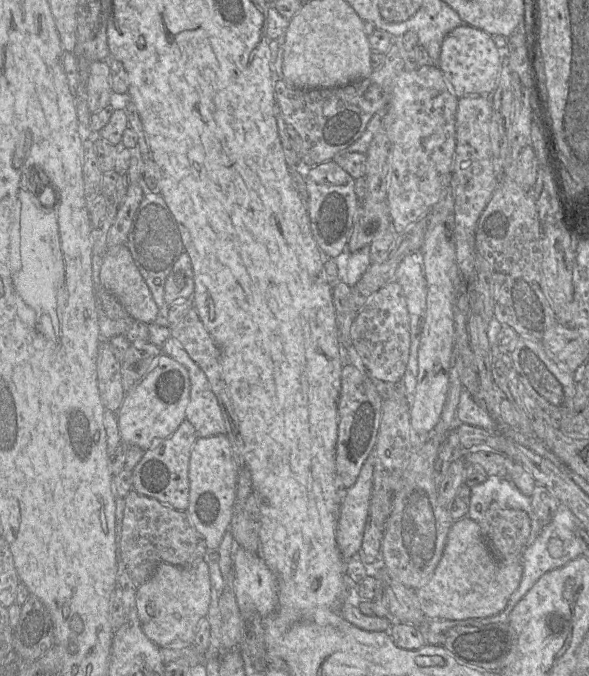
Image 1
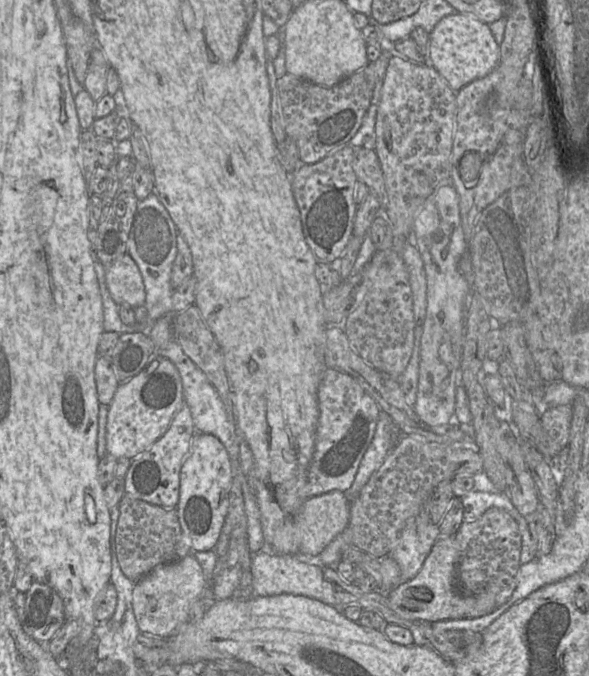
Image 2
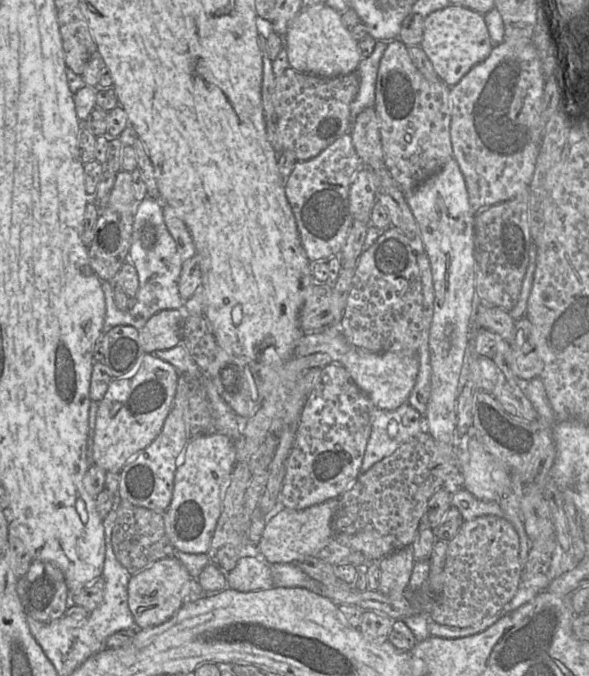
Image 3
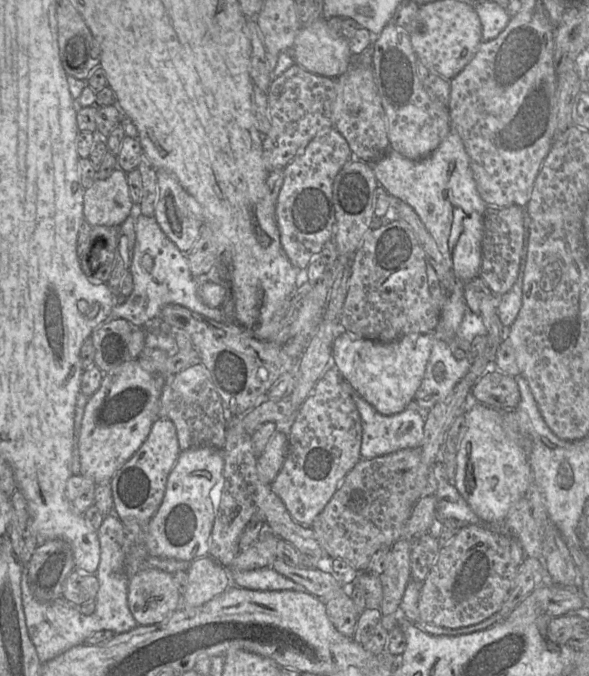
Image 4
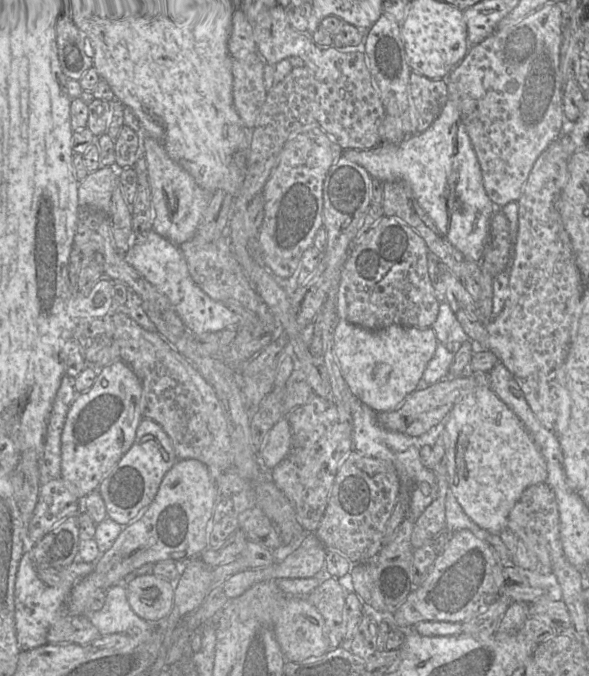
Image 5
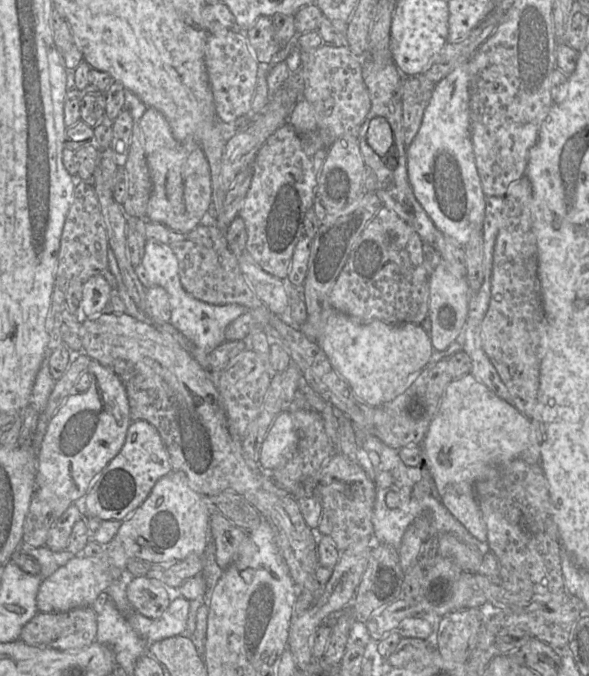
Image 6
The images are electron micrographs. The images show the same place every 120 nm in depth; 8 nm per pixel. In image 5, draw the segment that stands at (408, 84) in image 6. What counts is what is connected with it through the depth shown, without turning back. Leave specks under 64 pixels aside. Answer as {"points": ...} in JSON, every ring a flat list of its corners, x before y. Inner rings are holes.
{"points":[[412,71,409,81,410,117,417,133,432,125,448,98,446,79,431,79]]}

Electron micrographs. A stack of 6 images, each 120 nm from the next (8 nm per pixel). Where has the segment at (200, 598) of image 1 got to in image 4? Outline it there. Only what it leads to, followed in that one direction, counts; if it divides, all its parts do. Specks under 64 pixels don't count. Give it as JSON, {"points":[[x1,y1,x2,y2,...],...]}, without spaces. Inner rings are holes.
{"points":[[148,568,129,580,128,606,138,625,164,621,181,605,180,594,171,573]]}

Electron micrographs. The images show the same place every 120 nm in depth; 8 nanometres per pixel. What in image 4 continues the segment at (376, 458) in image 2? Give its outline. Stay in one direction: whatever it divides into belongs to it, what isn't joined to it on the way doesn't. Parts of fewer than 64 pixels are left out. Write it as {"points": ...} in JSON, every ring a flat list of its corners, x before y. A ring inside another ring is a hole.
{"points":[[352,387,350,388,351,397,360,414,362,423,362,443,360,450,362,458,372,459,401,449,421,447,424,438,426,411,422,410,414,401,402,412,393,415,384,415,379,413]]}

